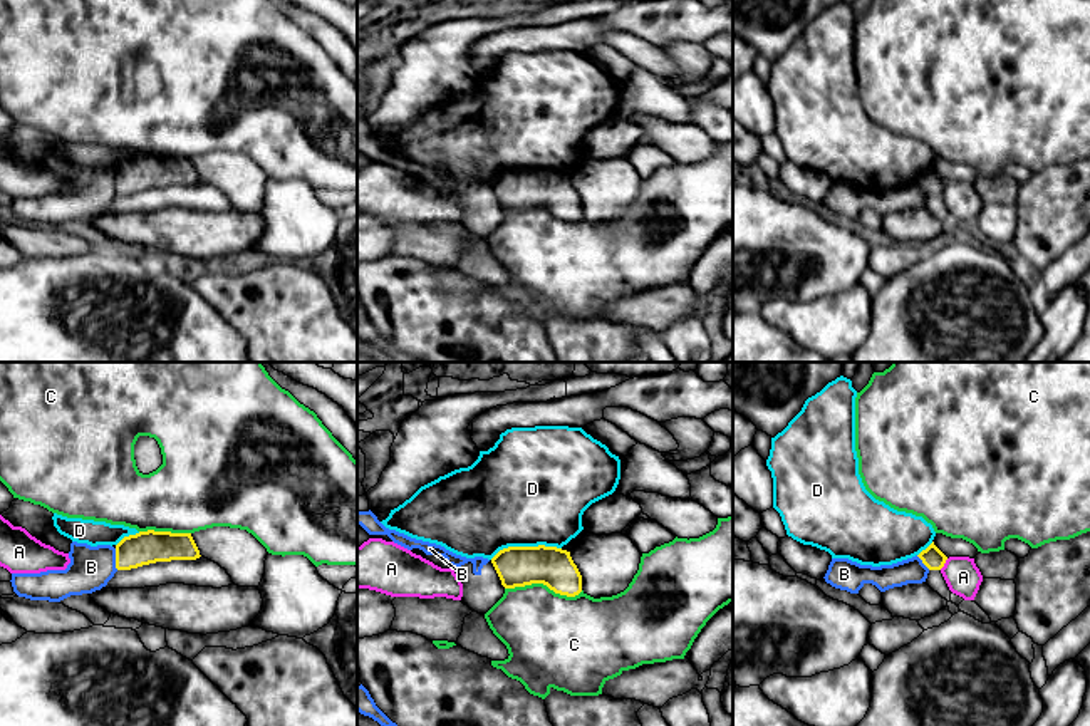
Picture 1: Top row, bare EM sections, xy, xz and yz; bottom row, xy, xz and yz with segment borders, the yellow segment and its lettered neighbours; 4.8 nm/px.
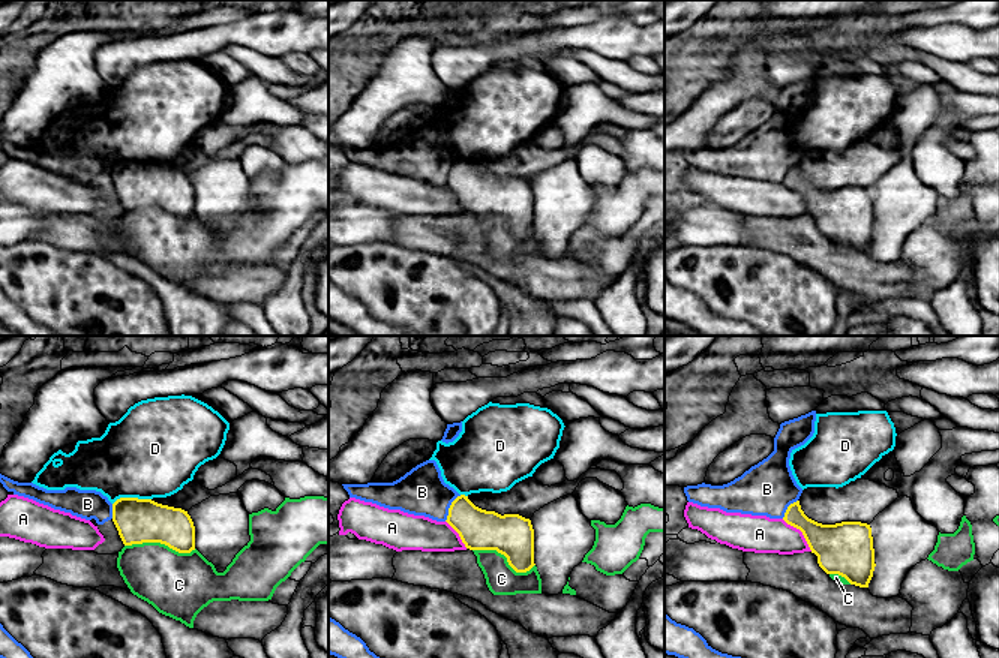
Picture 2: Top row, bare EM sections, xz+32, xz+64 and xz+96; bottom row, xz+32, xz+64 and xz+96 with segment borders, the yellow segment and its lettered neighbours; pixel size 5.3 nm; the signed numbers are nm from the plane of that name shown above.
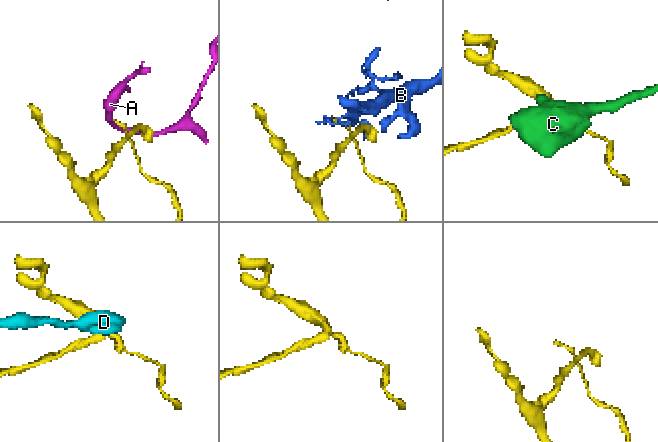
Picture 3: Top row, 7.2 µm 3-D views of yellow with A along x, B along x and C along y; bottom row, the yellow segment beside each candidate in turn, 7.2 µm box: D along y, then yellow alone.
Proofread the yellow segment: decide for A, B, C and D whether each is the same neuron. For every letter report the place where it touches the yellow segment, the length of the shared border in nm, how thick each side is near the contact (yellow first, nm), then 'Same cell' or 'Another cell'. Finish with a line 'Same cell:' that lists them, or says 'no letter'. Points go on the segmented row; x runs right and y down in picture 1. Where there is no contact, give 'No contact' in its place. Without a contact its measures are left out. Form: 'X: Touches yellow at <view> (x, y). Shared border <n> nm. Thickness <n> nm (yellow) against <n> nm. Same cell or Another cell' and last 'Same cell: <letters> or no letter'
A: Touches yellow at yz (944, 562). Shared border 70 nm. Thickness 100 nm (yellow) against 170 nm. Another cell
B: Touches yellow at xy (116, 559). Shared border 110 nm. Thickness 160 nm (yellow) against 200 nm. Another cell
C: Touches yellow at xz (544, 584). Shared border 380 nm. Thickness 190 nm (yellow) against 420 nm. Another cell
D: Touches yellow at xz (525, 547). Shared border 340 nm. Thickness 190 nm (yellow) against 500 nm. Another cell
Same cell: no letter

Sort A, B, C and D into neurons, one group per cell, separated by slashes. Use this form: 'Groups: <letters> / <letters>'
Groups: A / B / C / D

